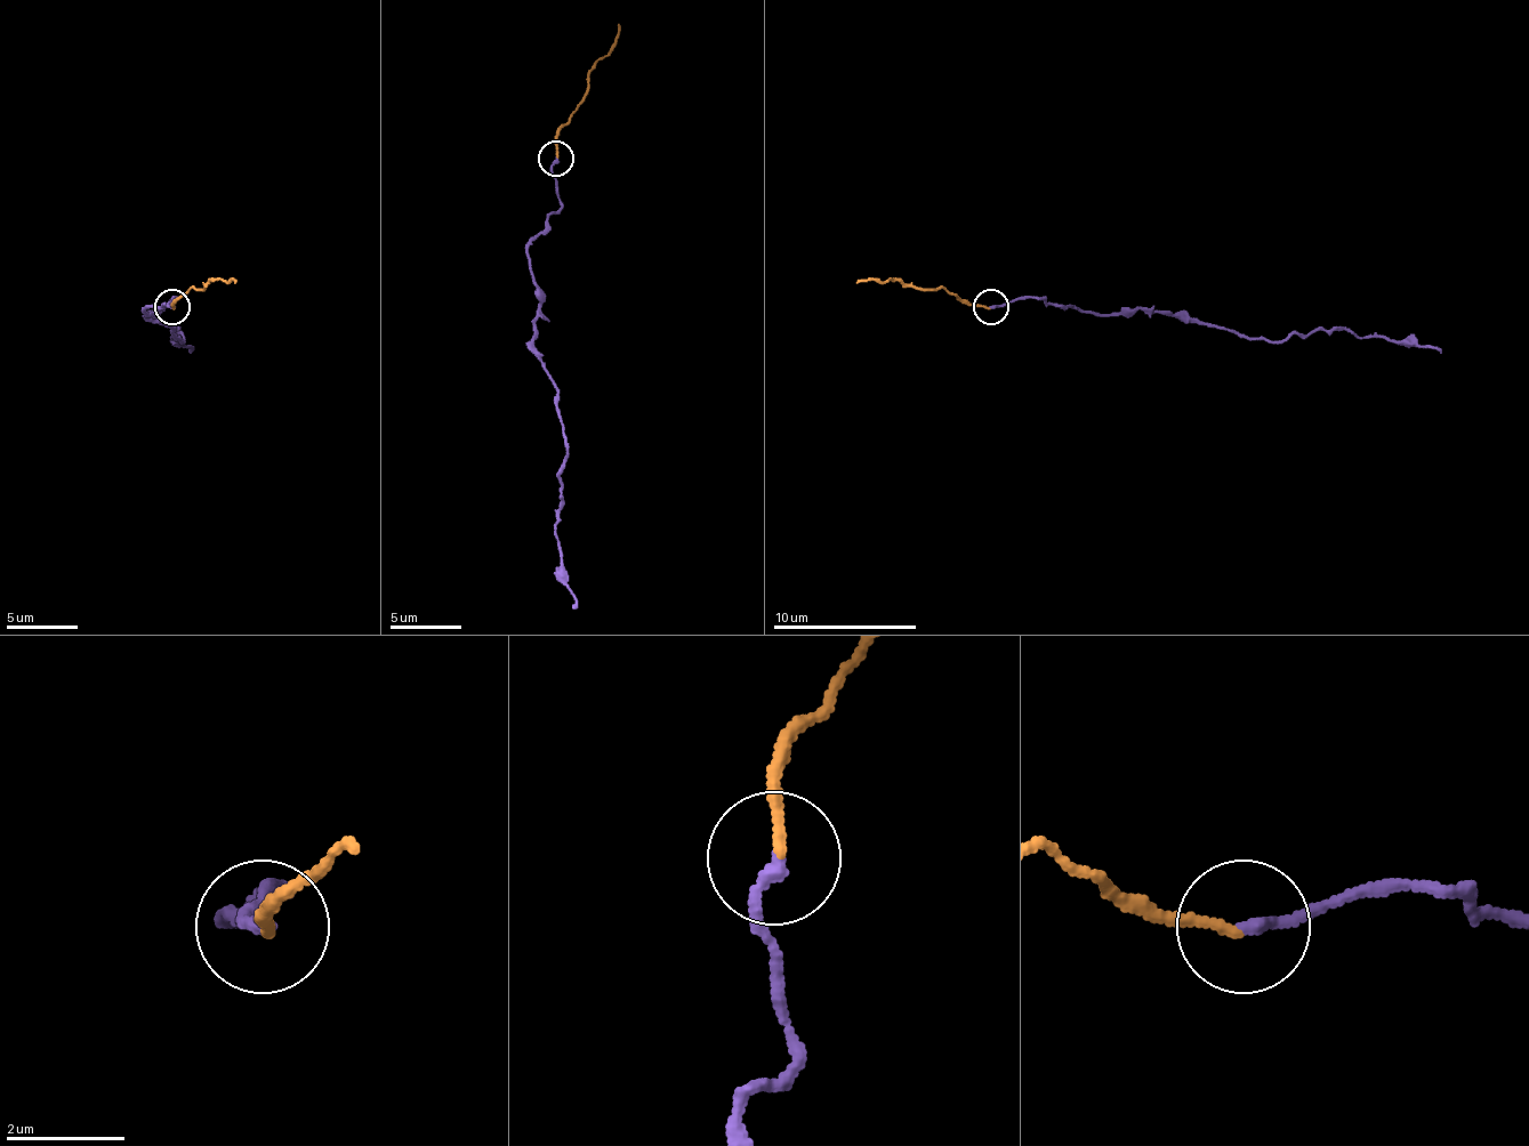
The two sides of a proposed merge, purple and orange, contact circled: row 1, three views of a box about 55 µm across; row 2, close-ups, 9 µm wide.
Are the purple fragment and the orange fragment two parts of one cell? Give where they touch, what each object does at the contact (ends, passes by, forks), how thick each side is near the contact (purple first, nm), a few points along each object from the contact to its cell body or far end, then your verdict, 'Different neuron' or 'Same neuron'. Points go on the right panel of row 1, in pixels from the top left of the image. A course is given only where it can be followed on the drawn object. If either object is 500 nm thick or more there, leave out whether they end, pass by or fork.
Place: (990, 307). At the ring purple ends. At the ring orange ends. Thickness 240 nm (purple) against 180 nm. Course of purple: (991, 307), (1038, 297), (1081, 312), (1189, 315), (1224, 329), (1278, 340), (1318, 329), (1415, 340), (1440, 354). Course of orange: (991, 307), (963, 304), (941, 290), (906, 287), (891, 279), (855, 282). Different neuron

